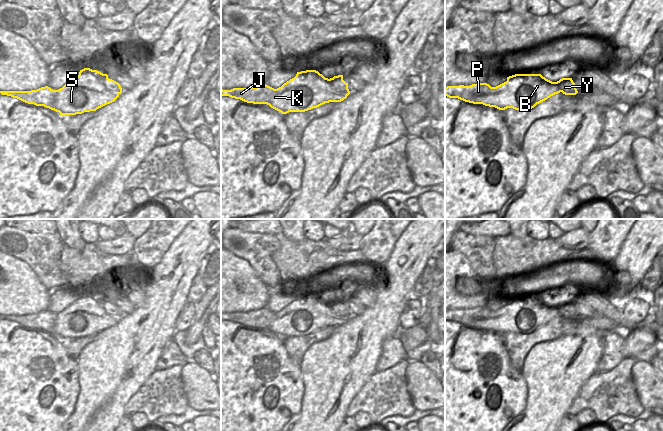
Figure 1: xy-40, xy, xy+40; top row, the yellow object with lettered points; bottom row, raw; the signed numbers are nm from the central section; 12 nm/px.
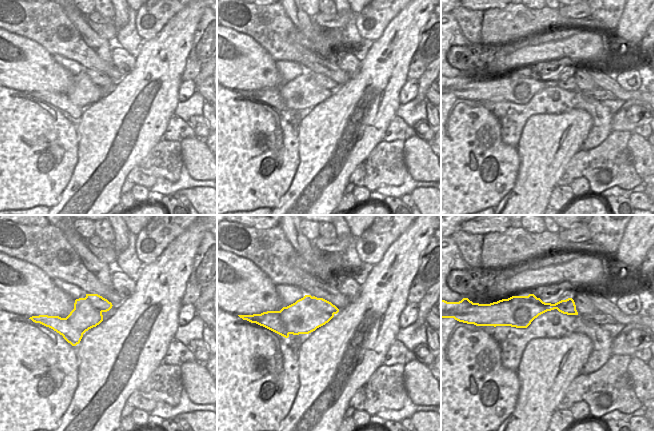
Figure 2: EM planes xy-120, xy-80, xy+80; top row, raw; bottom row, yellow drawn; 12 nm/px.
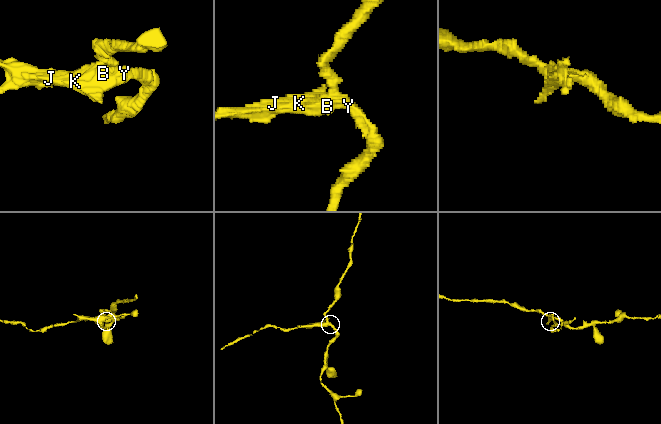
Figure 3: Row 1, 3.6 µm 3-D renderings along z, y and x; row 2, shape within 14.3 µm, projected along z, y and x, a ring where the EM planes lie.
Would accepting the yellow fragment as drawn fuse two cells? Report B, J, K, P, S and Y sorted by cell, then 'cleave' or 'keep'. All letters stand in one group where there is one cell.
groups B J K P S / Y; cleave

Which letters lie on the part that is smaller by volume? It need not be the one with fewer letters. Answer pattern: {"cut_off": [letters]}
{"cut_off": ["B", "J", "K", "P", "S"]}

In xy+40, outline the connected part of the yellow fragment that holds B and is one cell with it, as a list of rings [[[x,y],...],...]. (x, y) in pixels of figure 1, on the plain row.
[[[515,298],[496,311],[487,307],[445,311],[445,320],[449,322],[458,322],[499,334],[530,334],[558,317],[560,315],[557,306],[552,306],[541,298]]]

